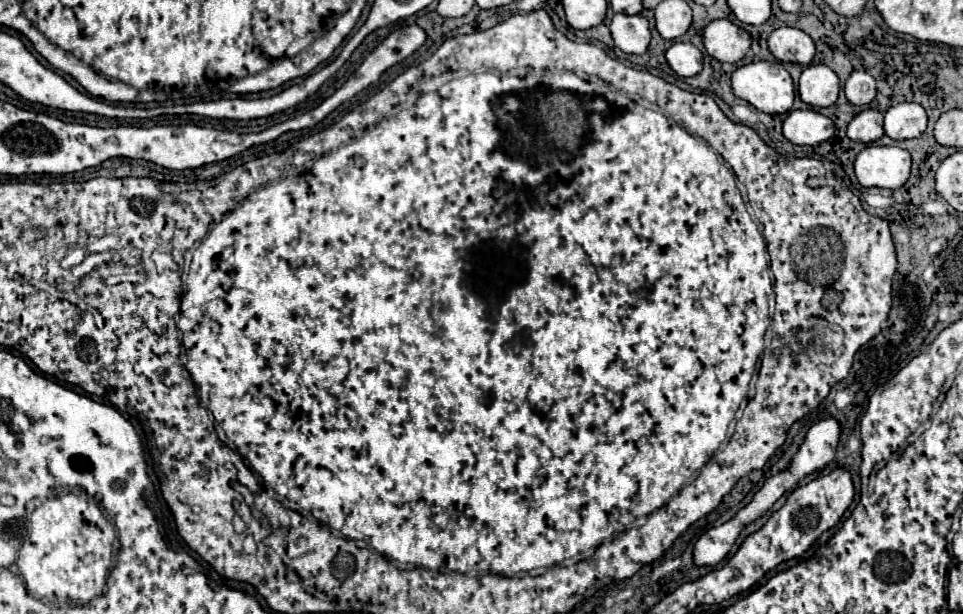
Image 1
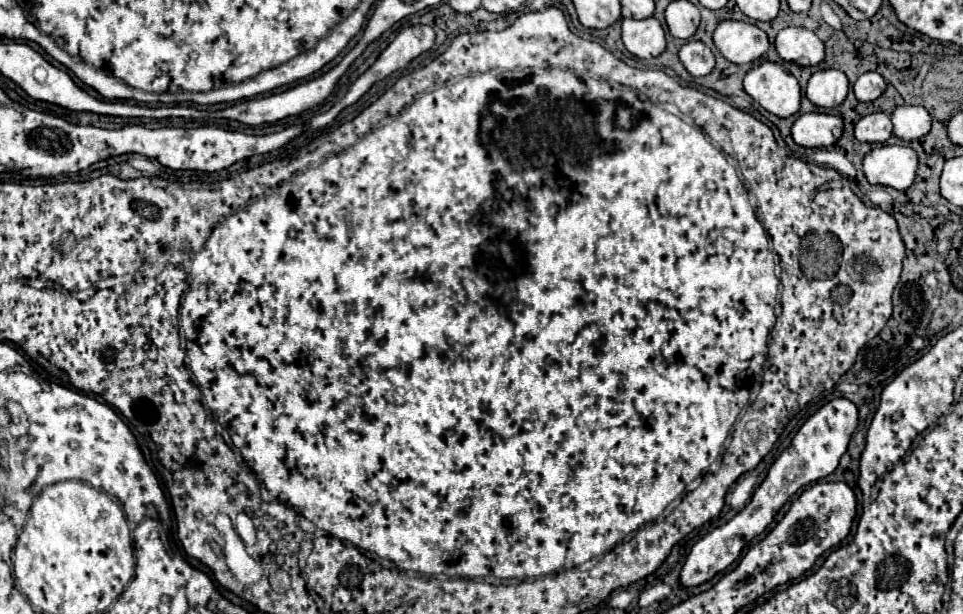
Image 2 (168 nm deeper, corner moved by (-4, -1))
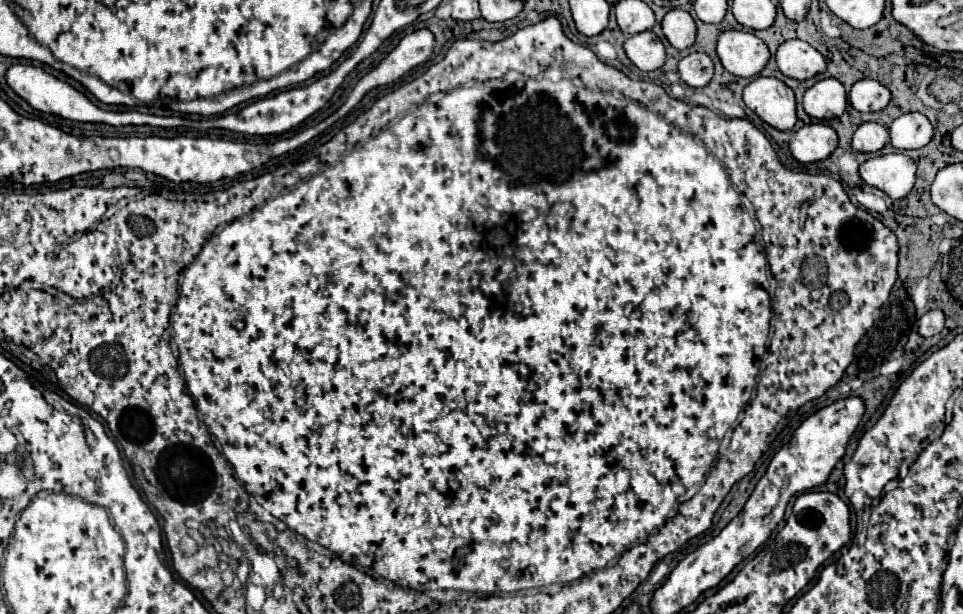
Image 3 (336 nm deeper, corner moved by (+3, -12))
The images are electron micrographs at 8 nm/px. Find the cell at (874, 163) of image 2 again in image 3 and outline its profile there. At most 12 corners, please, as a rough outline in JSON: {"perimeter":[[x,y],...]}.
{"perimeter":[[899,152],[859,166],[869,186],[901,200],[915,184],[915,162]]}

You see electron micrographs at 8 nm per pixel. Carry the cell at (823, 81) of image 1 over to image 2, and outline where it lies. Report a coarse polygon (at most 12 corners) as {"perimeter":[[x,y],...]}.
{"perimeter":[[838,69],[816,71],[806,97],[824,109],[838,107],[846,75]]}

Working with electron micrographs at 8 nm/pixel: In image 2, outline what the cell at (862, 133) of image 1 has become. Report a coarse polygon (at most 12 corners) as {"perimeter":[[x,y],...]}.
{"perimeter":[[886,113],[864,115],[854,127],[862,143],[884,143],[892,135]]}

